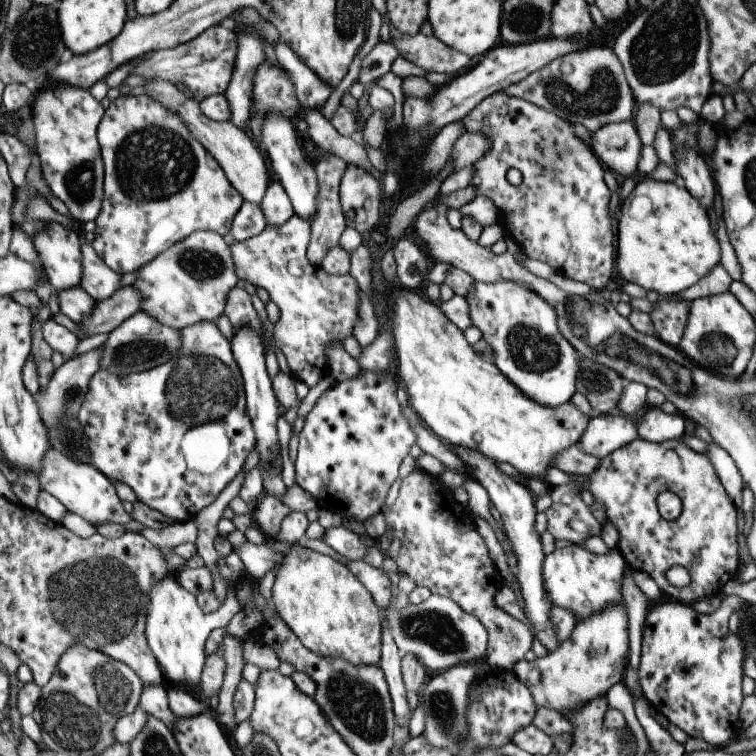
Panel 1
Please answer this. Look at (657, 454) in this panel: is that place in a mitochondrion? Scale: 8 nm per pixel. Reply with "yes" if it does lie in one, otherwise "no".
no

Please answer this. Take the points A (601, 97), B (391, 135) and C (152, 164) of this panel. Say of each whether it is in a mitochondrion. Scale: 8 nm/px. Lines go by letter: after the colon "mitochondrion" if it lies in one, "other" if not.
A: mitochondrion
B: other
C: mitochondrion

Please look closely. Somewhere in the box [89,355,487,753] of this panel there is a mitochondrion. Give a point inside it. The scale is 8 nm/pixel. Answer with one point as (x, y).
(357, 702)

